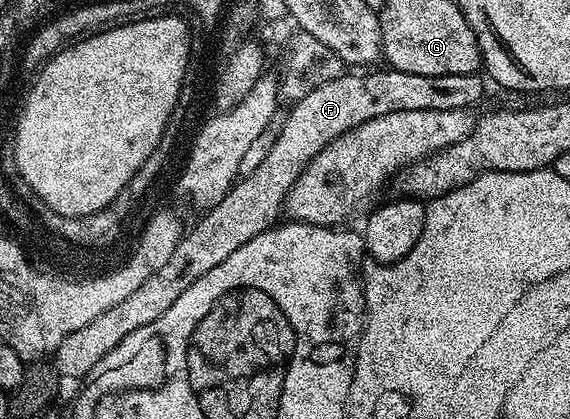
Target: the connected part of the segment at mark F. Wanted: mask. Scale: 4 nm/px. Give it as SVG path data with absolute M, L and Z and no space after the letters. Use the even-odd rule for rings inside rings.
M392 68L374 69L372 72L346 72L327 84L319 84L315 92L307 92L299 101L292 103L285 127L280 127L267 160L233 183L219 204L210 206L200 215L193 227L184 231L181 243L171 252L167 264L159 268L127 300L107 308L103 316L91 320L87 328L79 328L59 344L55 352L55 369L62 379L81 378L92 375L95 364L103 360L123 339L139 328L159 320L199 276L207 276L211 268L223 264L235 248L243 248L247 240L255 240L265 230L278 225L281 209L289 198L289 189L301 178L319 152L327 148L339 136L349 133L367 120L387 116L400 110L469 110L485 94L482 75L460 74L459 76L415 76L411 72L399 72ZM373 73L374 74L369 74ZM365 74L365 75L361 75Z

